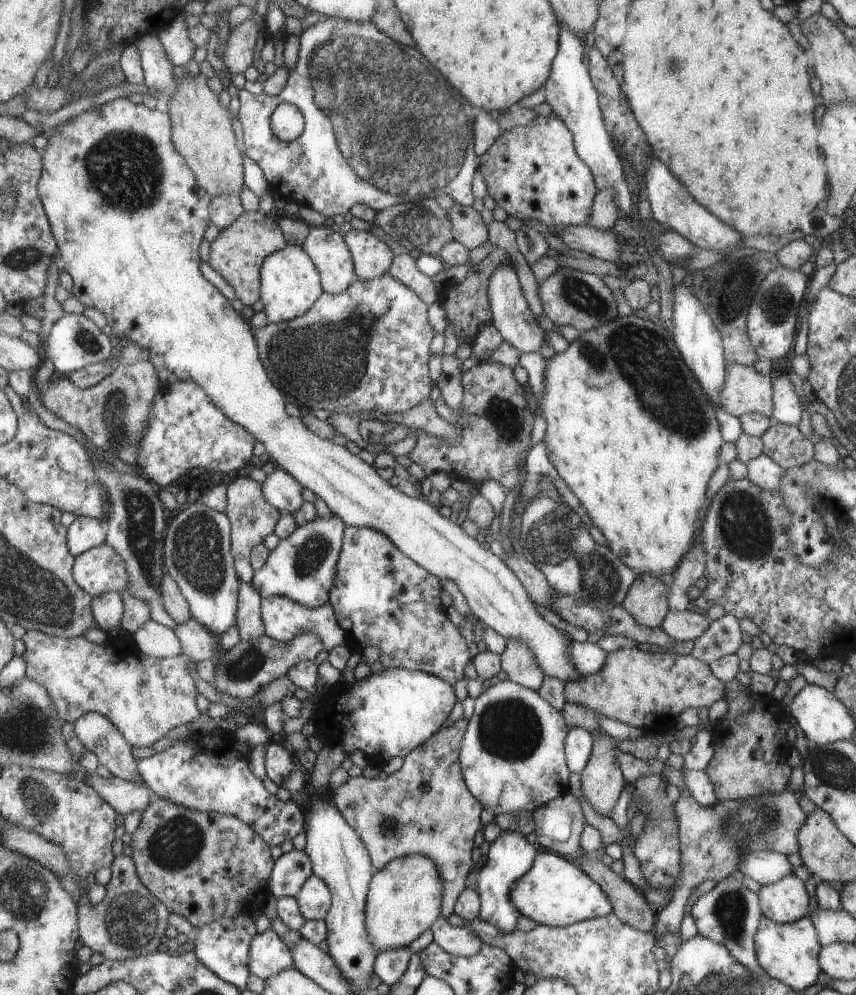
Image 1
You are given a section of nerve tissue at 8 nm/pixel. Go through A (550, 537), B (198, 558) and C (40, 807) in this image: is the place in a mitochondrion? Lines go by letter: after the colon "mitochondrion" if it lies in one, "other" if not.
A: mitochondrion
B: mitochondrion
C: mitochondrion

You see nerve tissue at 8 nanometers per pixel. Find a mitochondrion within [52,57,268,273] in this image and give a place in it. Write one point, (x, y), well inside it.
(125, 169)

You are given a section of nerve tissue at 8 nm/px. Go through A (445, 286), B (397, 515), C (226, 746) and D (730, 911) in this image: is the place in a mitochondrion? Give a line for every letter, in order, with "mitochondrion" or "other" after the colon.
A: other
B: other
C: other
D: mitochondrion

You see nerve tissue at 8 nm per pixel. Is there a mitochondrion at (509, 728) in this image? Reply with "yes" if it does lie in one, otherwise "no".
yes

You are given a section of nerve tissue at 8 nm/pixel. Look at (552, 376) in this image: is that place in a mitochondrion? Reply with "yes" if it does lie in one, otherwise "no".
no

